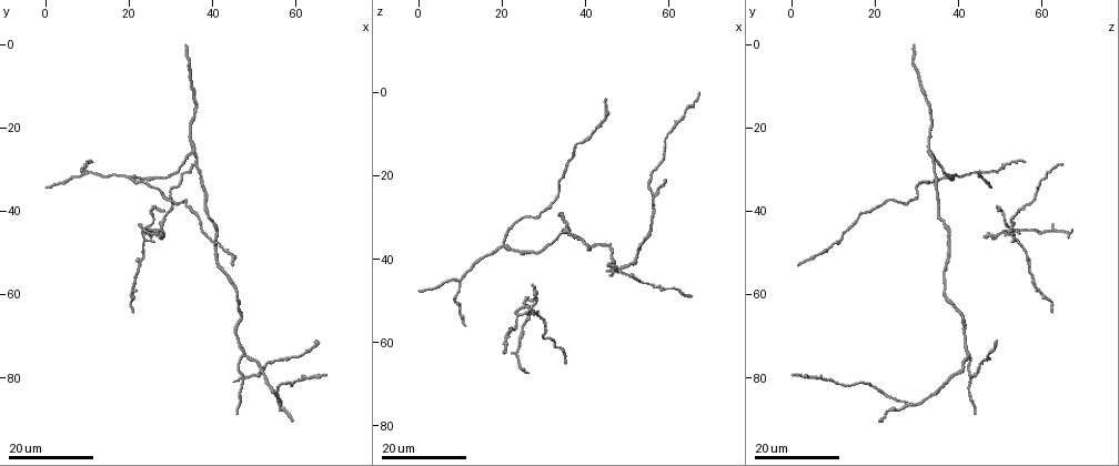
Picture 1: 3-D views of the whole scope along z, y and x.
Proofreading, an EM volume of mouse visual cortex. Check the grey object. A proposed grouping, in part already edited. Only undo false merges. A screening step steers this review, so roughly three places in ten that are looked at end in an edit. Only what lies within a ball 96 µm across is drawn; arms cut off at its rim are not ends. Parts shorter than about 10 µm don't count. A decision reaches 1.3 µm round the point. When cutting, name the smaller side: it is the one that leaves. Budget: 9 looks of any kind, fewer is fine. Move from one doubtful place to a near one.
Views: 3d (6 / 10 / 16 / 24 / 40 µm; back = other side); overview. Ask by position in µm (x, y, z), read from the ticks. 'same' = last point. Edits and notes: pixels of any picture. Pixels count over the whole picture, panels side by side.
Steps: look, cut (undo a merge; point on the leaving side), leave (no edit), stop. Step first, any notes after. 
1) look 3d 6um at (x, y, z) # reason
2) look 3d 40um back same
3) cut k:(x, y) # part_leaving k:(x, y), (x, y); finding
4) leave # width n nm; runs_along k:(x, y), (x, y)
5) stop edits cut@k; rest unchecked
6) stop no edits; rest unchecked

look 3d 24um at (35.0, 26.5, 33.5) # branch point

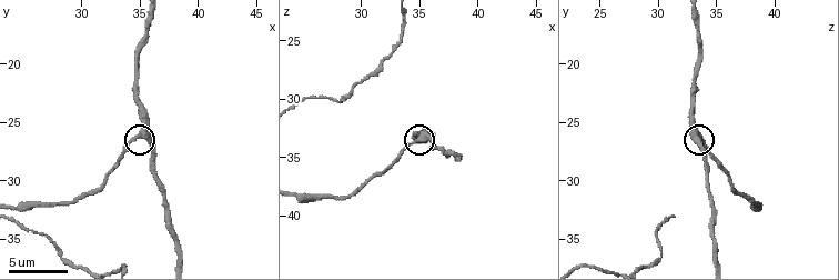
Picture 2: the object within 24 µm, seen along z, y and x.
look 3d 10um at (35.0, 25.8, 33.2) # zoom in

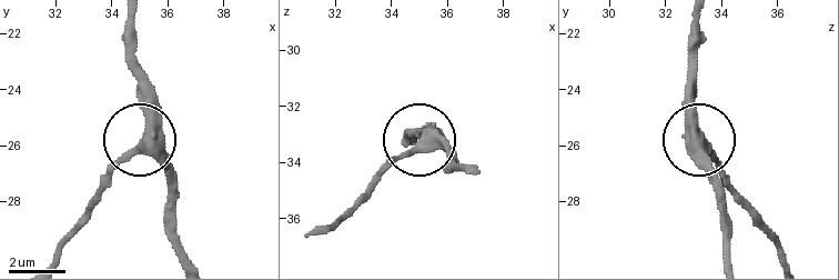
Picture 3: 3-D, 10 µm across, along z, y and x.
leave # side_arm 29 um; runs_along 3:(729, 259), (723, 188), (694, 116), (689, 76); all the same neuron

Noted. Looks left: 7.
look 3d 16um at (20.0, 32.0, 36.5) # three-way junction

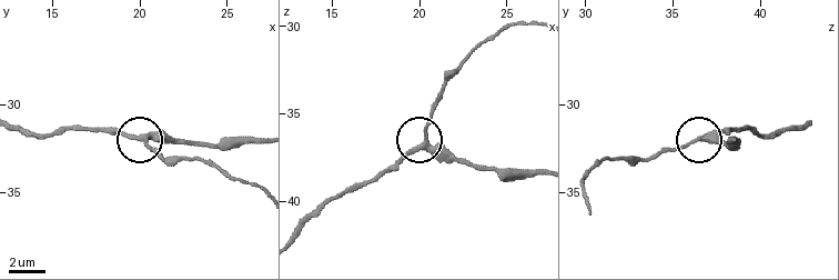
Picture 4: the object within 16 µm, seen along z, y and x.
look 3d 10um at (20.3, 31.9, 36.7) # closer look

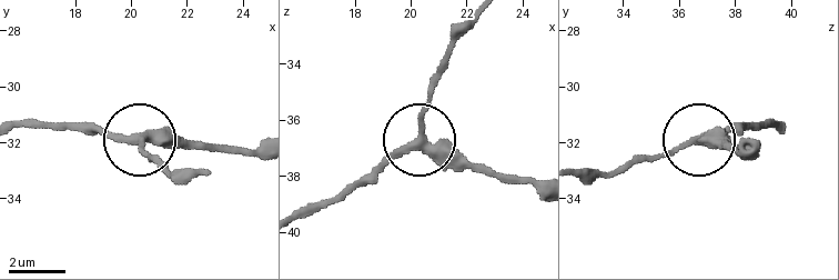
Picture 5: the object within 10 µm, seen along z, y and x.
leave # width 300 nm; one neuron here

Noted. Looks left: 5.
look 3d 16um at (27.0, 44.5, 52.0)

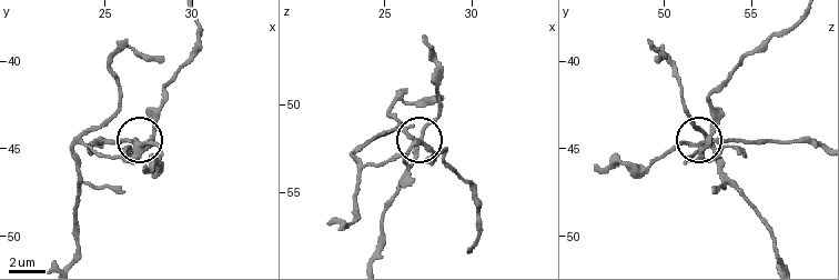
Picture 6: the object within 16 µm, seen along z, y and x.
look 3d 6um at (26.9, 44.9, 51.9)

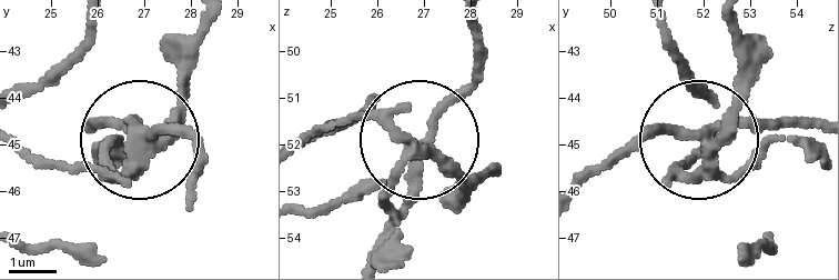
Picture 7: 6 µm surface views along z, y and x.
cut 7:(76, 168) # arms 4; part_leaving 7:(418, 154), (359, 119), (299, 134); a second neuron is stuck on

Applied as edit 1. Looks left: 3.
look overview # see it whole again

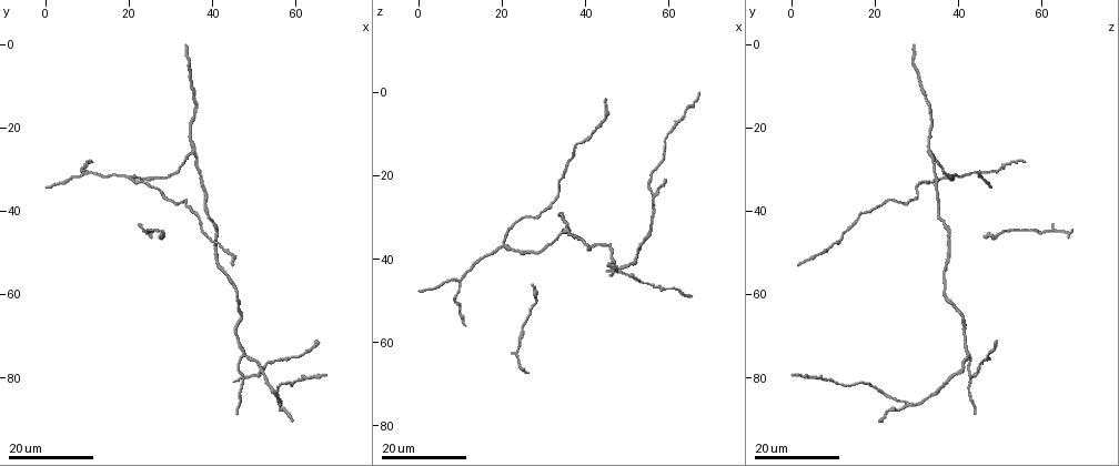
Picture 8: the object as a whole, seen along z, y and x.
look 3d 24um at (47.5, 80.5, 43.0) # four or more arms meet

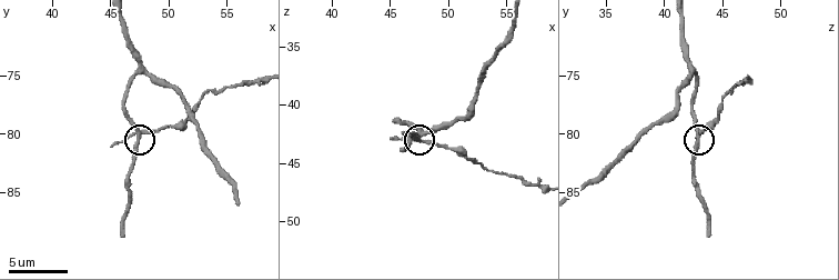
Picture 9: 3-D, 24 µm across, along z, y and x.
look 3d 10um at (47.8, 79.8, 43.2)

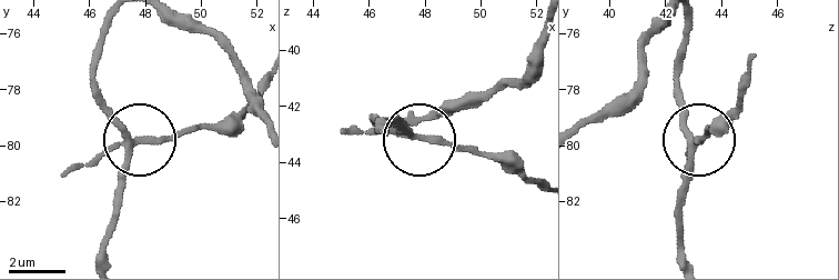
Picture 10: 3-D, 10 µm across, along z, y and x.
cut 10:(93, 164) # arms 4; a second neuron is stuck on

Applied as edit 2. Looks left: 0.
stop edits cut@7, cut@10; rest unchecked

